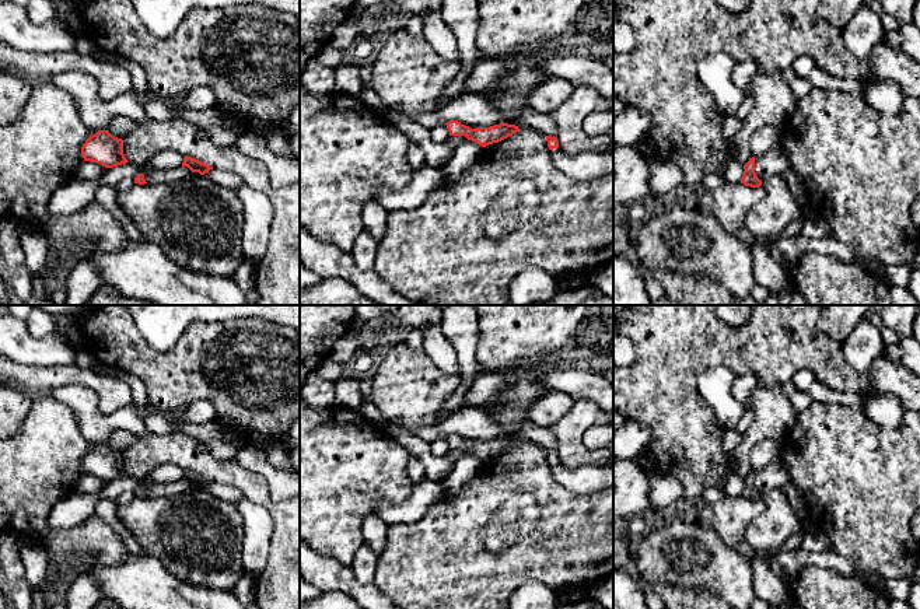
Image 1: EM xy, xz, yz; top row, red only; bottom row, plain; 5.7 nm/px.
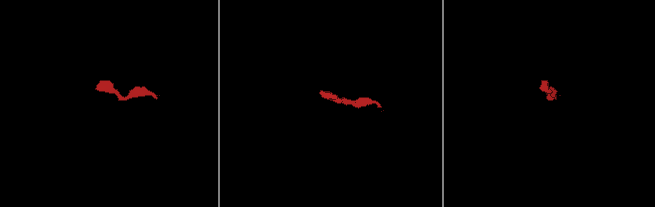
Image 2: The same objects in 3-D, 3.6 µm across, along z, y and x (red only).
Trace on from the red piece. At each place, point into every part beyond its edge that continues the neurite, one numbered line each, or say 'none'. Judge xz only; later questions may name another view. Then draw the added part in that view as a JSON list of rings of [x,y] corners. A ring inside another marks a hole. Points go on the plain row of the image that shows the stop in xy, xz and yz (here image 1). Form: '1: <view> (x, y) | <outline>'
1: xz (588, 479) | [[[560,461],[550,463],[555,480],[574,493],[595,493],[613,489],[613,469],[583,466],[577,470],[564,468]]]

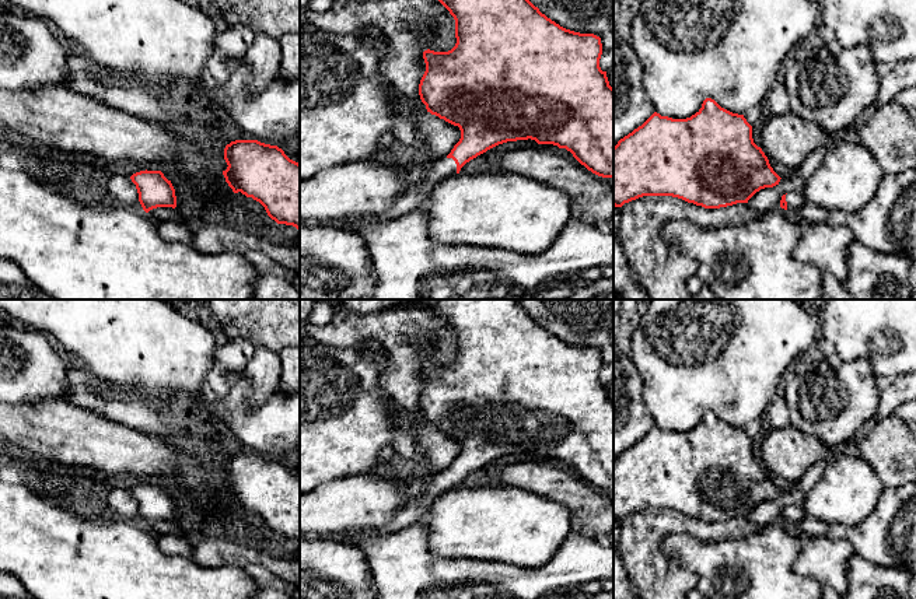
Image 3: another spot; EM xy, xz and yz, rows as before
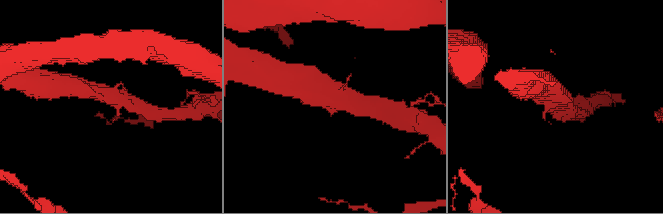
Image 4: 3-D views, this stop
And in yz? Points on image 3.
1: yz (794, 514) | [[[801,504],[787,507],[786,508],[786,515],[787,515],[787,525],[801,522],[807,516]]]

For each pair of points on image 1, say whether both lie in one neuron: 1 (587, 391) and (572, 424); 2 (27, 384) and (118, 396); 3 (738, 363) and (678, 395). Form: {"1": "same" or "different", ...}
{"1": "different", "2": "same", "3": "same"}

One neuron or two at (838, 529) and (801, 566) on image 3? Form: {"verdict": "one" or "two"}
{"verdict": "two"}

